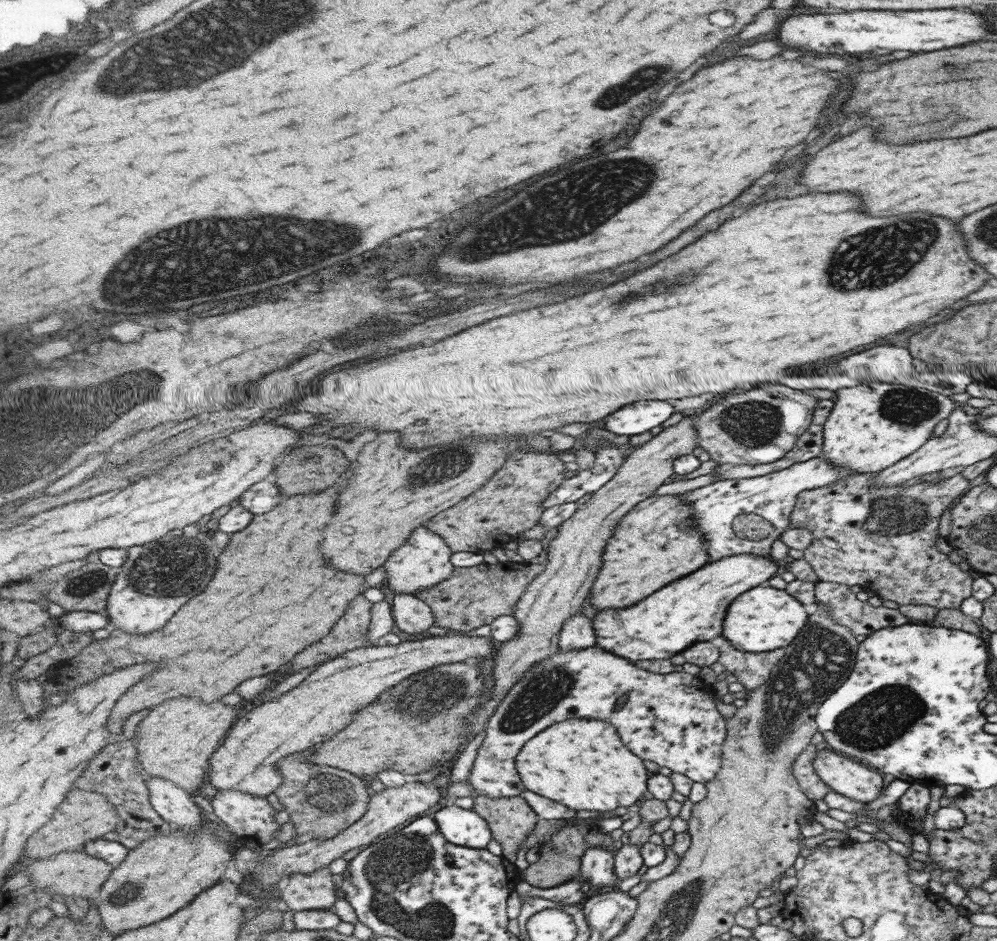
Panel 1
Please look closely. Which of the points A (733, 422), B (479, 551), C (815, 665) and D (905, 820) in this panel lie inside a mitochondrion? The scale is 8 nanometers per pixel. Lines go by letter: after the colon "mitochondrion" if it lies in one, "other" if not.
A: mitochondrion
B: other
C: mitochondrion
D: other

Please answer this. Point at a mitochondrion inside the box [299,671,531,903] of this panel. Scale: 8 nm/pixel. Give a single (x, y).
(334, 796)

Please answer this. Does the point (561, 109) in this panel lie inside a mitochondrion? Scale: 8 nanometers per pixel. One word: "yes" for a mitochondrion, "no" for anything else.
no

